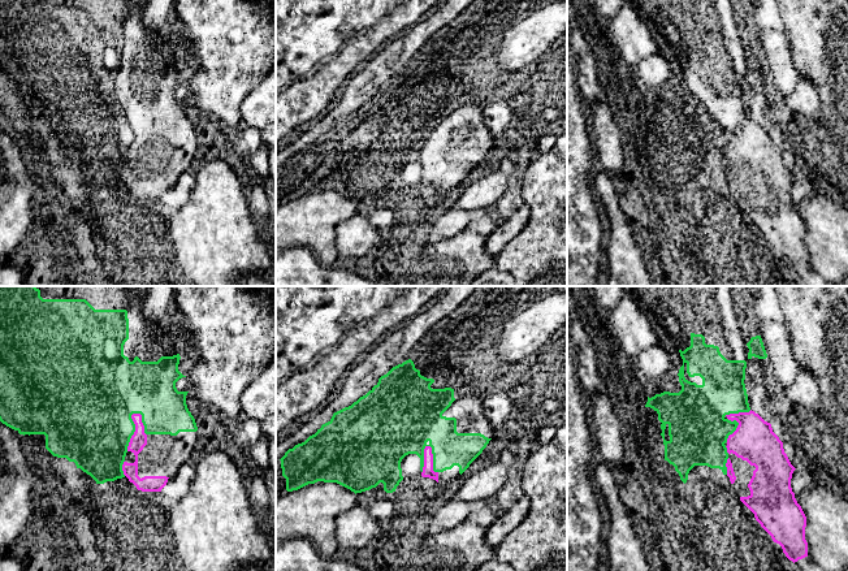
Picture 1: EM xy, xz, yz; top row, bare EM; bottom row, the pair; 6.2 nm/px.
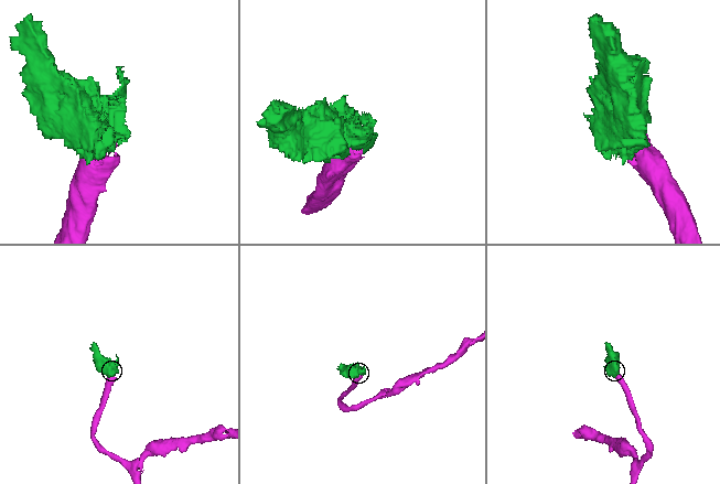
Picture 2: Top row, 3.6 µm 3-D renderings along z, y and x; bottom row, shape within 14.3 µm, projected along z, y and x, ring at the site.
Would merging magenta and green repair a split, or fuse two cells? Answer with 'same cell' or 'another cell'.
same cell

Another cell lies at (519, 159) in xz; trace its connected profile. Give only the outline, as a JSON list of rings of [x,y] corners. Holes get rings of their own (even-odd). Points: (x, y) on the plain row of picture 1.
[[[528,139],[518,148],[510,151],[510,159],[506,164],[509,182],[503,195],[496,203],[488,207],[488,213],[492,220],[499,226],[509,219],[522,204],[523,177],[528,164],[538,155],[537,140]]]

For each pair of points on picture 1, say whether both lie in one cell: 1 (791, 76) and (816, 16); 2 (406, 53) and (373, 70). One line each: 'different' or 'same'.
1: different
2: same

